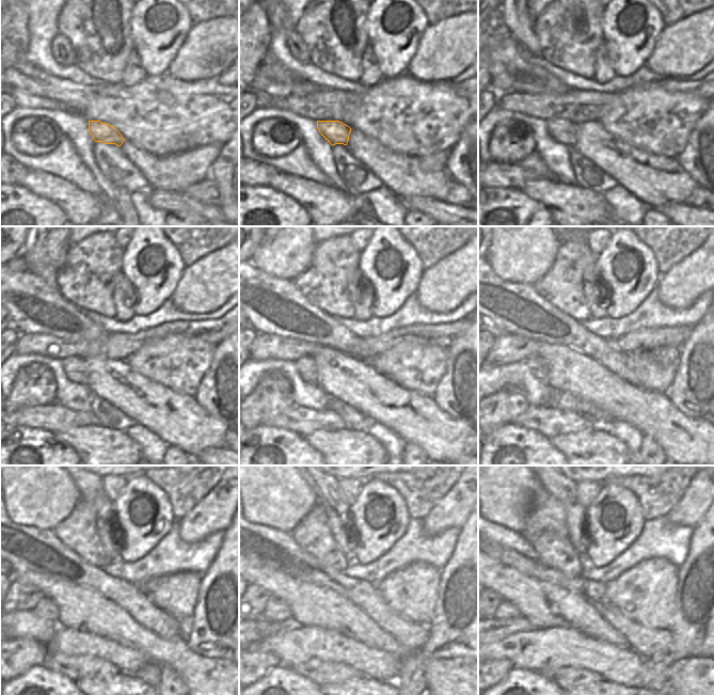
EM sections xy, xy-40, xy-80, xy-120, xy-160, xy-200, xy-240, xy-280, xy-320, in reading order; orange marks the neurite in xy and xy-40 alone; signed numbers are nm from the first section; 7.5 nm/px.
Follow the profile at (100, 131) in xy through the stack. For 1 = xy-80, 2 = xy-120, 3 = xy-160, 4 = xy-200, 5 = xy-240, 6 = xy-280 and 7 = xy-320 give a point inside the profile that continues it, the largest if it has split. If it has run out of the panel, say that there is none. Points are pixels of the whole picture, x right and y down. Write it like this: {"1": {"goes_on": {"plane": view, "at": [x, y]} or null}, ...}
{"1": {"goes_on": {"plane": "xy-80", "at": [564, 131]}}, "2": {"goes_on": {"plane": "xy-120", "at": [76, 369]}}, "3": {"goes_on": {"plane": "xy-160", "at": [305, 366]}}, "4": {"goes_on": {"plane": "xy-200", "at": [538, 365]}}, "5": {"goes_on": {"plane": "xy-240", "at": [46, 609]}}, "6": {"goes_on": {"plane": "xy-280", "at": [275, 611]}}, "7": {"goes_on": {"plane": "xy-320", "at": [506, 610]}}}

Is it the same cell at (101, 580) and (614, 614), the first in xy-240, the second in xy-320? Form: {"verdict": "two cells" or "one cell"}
{"verdict": "one cell"}

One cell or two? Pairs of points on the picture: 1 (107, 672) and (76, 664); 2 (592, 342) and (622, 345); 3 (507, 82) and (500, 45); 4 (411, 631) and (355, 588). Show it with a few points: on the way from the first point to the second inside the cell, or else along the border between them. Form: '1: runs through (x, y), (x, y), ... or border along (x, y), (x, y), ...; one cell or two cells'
1: runs through (99, 668), (83, 666); one cell
2: border along (606, 341), (615, 350), (625, 353); two cells
3: runs through (507, 73), (505, 54); one cell
4: runs through (397, 626), (369, 600); one cell

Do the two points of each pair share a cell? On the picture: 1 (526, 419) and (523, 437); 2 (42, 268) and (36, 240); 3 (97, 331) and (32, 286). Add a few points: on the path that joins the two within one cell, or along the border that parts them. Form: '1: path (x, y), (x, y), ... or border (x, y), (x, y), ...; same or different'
1: border (513, 423), (533, 429), (549, 438); different
2: path (38, 262), (36, 258), (36, 247); same
3: path (81, 320), (64, 306), (48, 302); same

